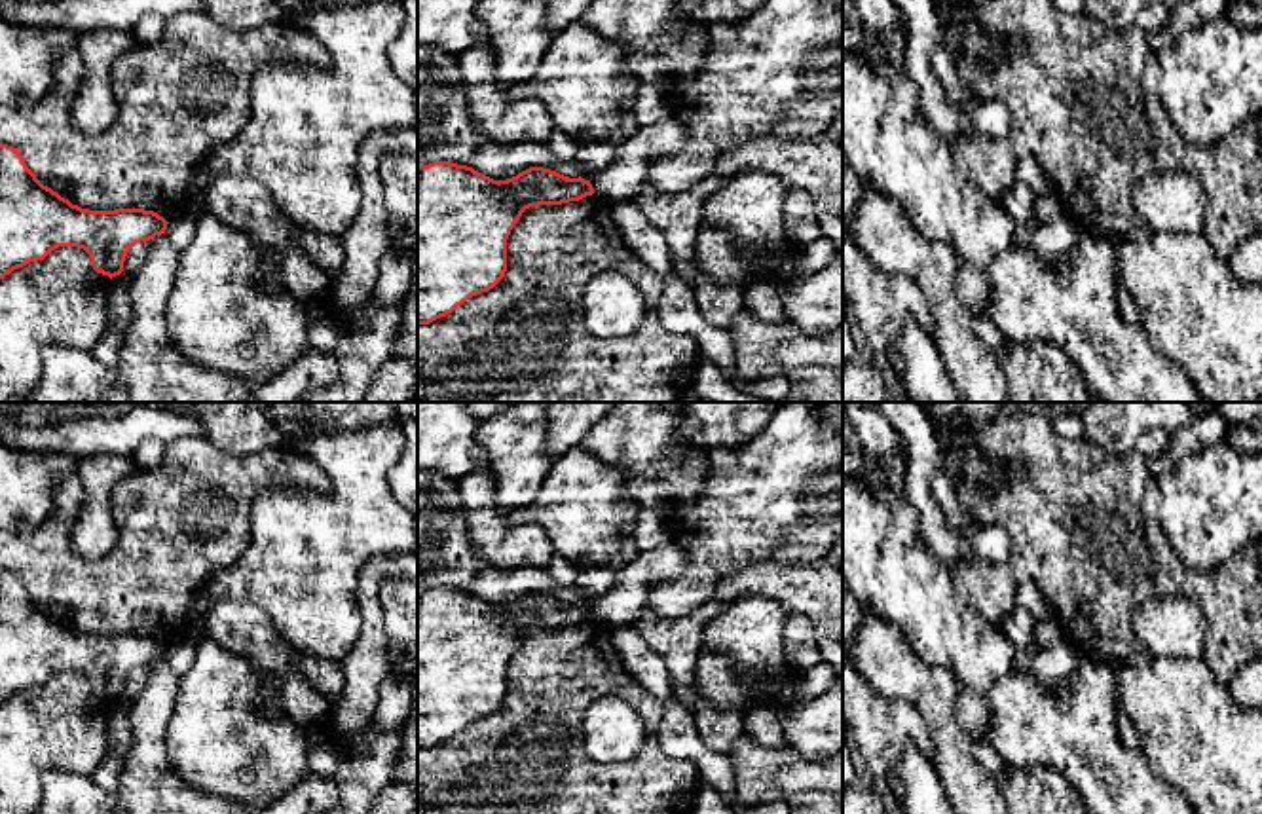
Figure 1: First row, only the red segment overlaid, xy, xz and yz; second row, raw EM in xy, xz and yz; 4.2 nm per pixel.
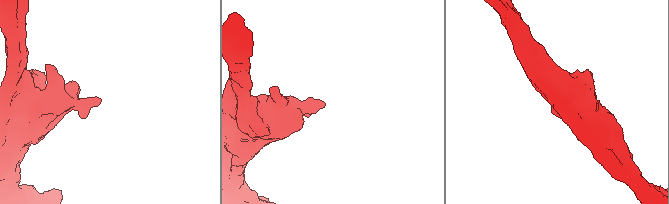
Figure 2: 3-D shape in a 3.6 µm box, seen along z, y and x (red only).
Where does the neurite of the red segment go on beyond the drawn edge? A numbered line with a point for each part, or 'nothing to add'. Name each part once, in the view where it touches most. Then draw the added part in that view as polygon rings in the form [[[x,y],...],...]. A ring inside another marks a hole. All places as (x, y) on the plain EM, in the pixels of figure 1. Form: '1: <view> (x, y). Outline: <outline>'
nothing to add

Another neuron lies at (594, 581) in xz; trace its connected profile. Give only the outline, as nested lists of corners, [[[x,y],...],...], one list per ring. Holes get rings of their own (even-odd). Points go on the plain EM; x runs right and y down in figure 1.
[[[588,567],[579,571],[575,586],[583,590],[585,596],[596,600],[613,586],[615,571],[607,567]]]

